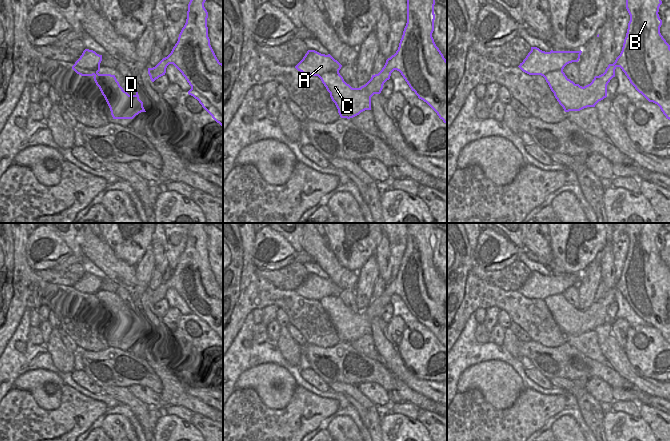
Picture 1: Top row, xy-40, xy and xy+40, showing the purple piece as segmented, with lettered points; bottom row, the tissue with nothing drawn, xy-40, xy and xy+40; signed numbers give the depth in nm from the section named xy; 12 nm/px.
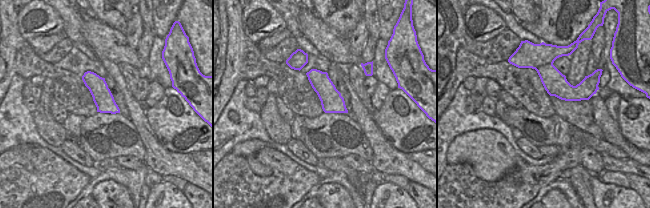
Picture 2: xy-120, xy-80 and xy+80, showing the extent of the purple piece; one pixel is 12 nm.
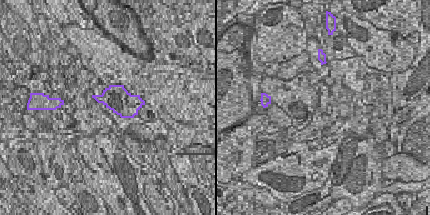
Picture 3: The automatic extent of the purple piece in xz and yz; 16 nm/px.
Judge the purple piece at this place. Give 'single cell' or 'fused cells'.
single cell

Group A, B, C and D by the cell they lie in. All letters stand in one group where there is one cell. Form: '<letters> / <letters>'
A B C D

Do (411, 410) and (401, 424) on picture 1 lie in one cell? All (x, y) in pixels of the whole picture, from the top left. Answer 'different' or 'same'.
different

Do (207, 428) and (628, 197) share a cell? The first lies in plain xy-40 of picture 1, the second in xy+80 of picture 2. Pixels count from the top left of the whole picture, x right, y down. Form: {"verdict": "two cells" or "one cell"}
{"verdict": "two cells"}

